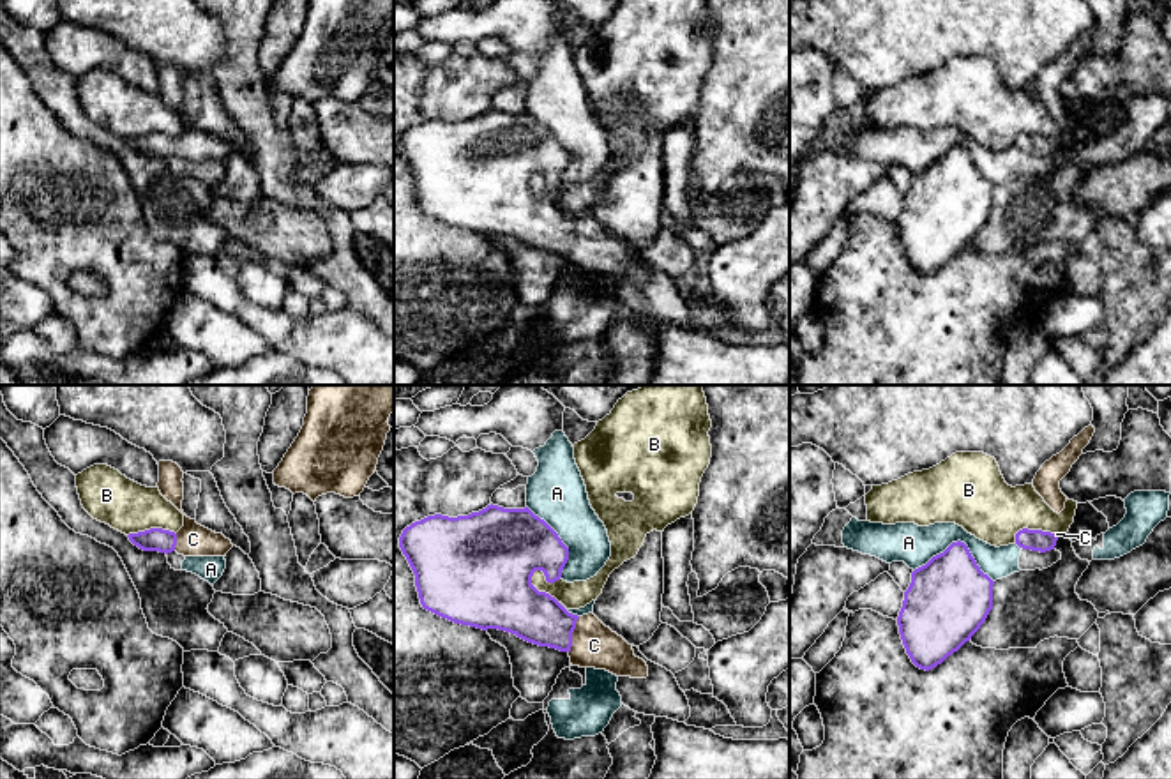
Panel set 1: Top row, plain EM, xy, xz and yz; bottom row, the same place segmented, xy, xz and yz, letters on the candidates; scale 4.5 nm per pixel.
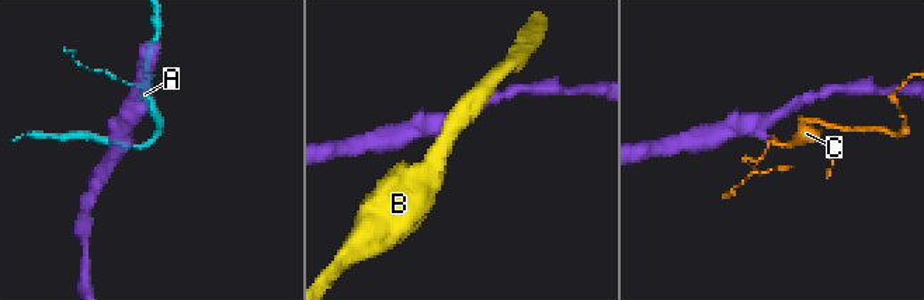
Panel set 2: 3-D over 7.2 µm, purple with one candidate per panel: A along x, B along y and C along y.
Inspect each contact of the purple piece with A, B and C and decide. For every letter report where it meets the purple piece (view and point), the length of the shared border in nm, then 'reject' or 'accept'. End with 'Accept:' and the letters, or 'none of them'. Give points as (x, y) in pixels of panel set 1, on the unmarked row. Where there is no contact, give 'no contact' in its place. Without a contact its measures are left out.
A: yz (958, 145) | 380 nm | reject
B: xz (537, 195) | 190 nm | reject
C: xz (571, 239) | 180 nm | accept
Accept: C

